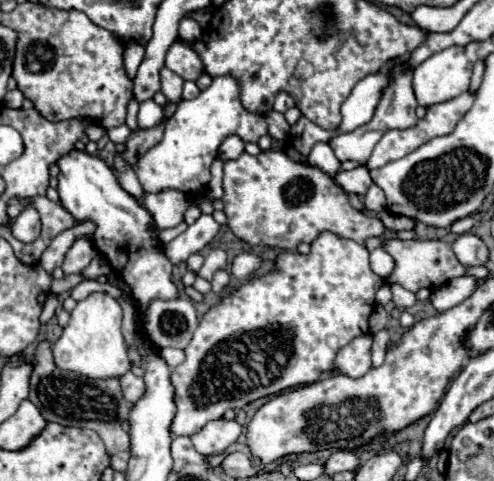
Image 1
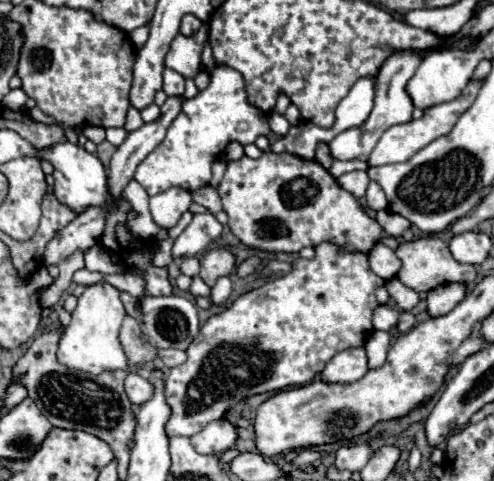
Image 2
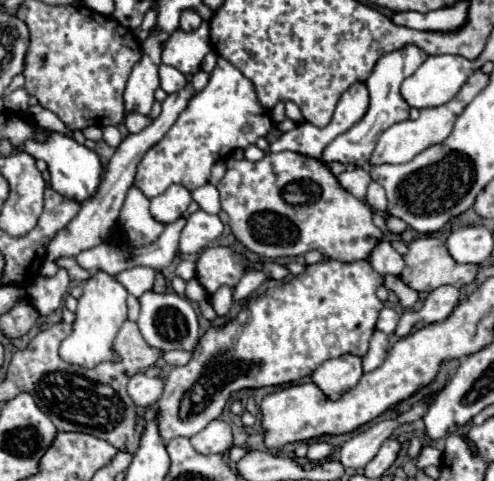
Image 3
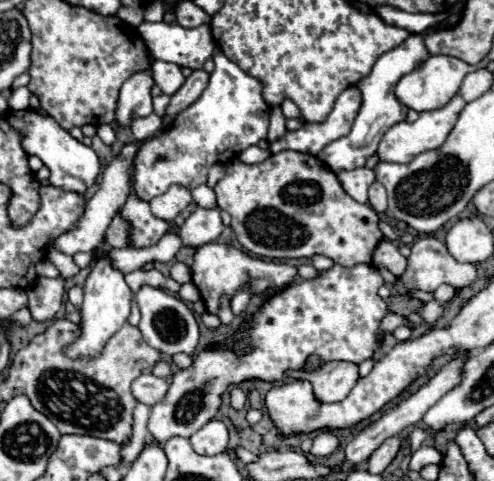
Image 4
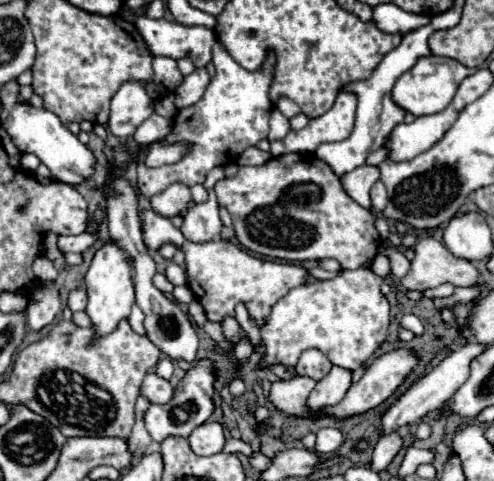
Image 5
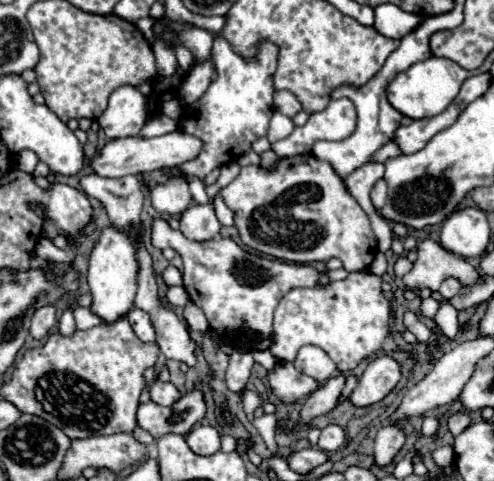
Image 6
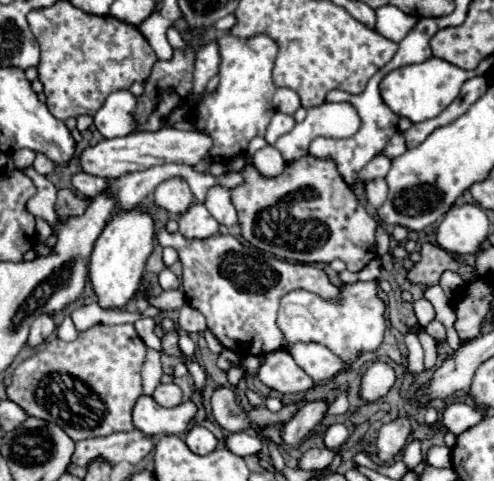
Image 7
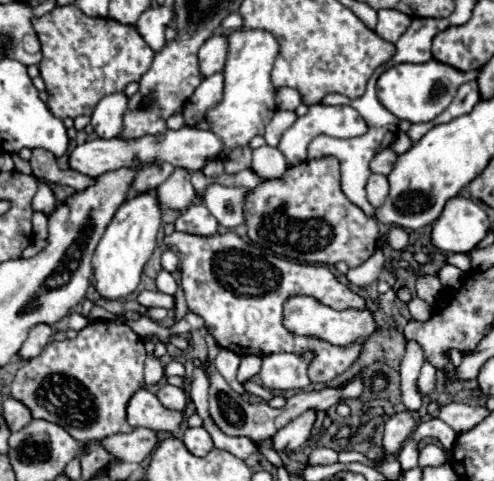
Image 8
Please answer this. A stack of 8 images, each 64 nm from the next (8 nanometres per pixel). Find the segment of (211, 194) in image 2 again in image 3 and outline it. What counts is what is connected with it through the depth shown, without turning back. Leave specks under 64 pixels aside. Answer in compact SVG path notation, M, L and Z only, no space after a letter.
M204 184L204 186L192 192L192 197L204 212L208 212L208 214L218 214L220 212L220 198L218 198L216 186Z

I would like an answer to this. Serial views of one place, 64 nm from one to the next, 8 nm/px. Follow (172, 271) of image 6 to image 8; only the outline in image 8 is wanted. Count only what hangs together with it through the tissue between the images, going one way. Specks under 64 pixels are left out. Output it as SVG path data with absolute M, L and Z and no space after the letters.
M162 270L162 272L158 274L158 278L156 278L156 284L158 284L158 290L160 290L160 292L164 292L164 294L176 294L178 284L176 284L176 280L174 280L174 276L172 276L170 272Z

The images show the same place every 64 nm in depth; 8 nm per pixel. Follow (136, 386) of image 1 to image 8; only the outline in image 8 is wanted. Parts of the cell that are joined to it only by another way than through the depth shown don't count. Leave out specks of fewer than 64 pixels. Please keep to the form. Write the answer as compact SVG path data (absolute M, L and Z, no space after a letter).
M162 386L158 392L156 392L156 398L162 402L162 406L170 408L170 410L184 410L186 408L186 396L184 396L184 390L178 388L178 386Z

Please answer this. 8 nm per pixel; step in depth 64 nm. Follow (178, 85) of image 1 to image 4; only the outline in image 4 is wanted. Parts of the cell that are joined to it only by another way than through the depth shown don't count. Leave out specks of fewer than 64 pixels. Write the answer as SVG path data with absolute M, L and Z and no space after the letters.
M155 60L152 70L154 70L156 86L162 88L163 94L174 94L186 80L180 67L176 64Z

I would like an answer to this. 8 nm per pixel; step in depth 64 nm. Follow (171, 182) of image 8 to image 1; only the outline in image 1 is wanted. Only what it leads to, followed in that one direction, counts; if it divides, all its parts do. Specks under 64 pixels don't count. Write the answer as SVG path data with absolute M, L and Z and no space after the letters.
M164 190L158 194L144 194L142 204L152 214L154 224L162 230L174 228L184 220L184 212L190 206L190 200L178 190Z

